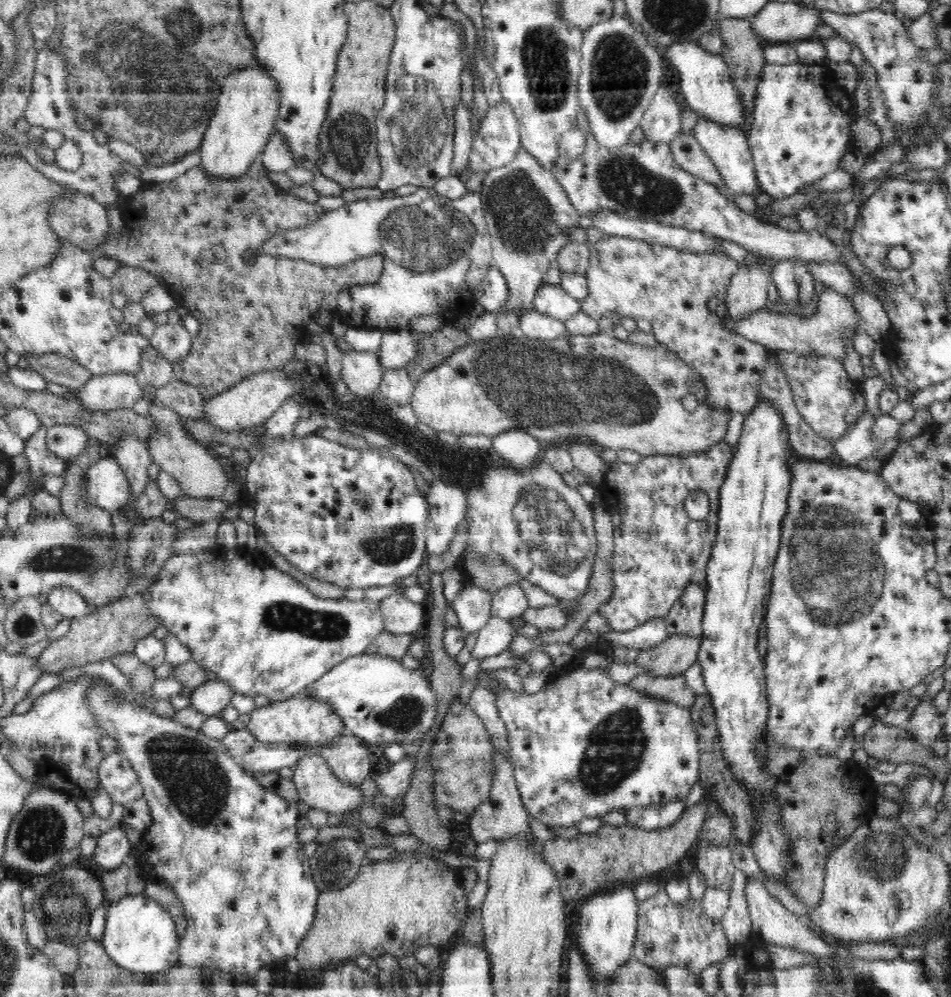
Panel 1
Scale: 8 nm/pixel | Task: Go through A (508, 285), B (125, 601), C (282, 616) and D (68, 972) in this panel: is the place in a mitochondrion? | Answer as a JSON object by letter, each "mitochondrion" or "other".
{"A":"other","B":"other","C":"mitochondrion","D":"other"}

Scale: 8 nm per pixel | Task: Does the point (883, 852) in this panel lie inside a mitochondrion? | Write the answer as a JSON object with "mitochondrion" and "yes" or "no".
{"mitochondrion":"yes"}

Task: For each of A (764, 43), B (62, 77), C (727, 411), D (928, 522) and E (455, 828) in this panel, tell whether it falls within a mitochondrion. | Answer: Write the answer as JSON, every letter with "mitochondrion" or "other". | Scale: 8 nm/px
{"A":"other","B":"other","C":"other","D":"other","E":"other"}

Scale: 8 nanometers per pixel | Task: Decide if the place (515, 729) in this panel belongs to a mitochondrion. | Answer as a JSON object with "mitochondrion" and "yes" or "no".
{"mitochondrion":"no"}

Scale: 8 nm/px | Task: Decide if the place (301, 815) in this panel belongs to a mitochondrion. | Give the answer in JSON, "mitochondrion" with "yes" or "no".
{"mitochondrion":"no"}

